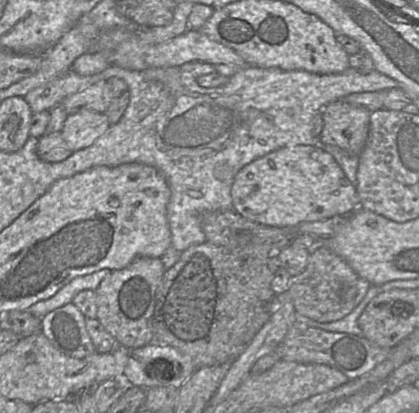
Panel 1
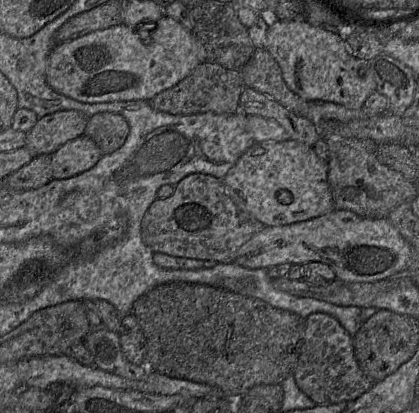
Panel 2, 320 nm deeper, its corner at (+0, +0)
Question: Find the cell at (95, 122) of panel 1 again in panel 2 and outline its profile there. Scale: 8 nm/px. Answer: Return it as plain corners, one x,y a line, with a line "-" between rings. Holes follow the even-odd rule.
81,135
63,144
51,156
53,179
66,179
92,168
102,153
91,138

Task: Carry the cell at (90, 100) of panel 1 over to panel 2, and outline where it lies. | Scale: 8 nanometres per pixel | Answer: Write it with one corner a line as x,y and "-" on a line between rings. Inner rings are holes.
62,110
38,119
26,133
25,148
35,155
52,154
66,142
84,135
88,117
77,110

